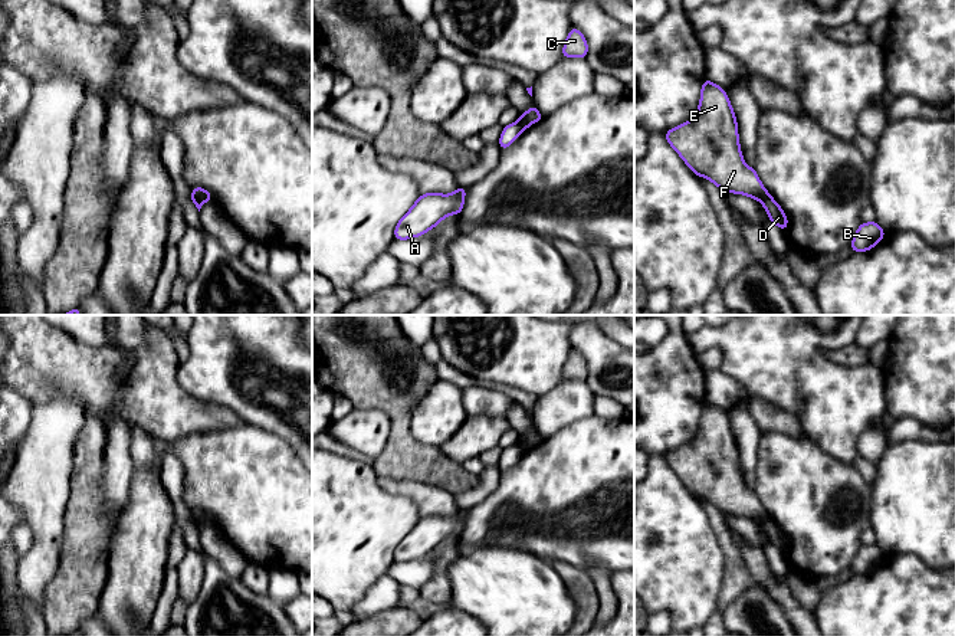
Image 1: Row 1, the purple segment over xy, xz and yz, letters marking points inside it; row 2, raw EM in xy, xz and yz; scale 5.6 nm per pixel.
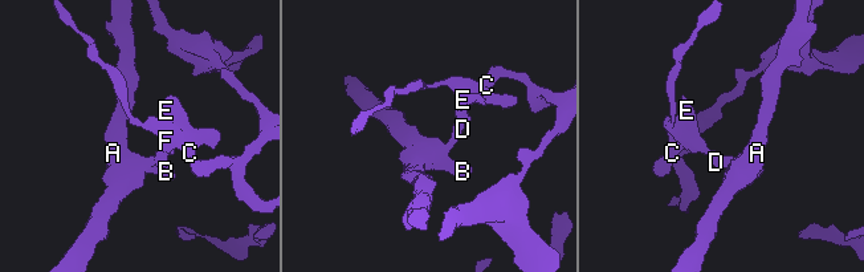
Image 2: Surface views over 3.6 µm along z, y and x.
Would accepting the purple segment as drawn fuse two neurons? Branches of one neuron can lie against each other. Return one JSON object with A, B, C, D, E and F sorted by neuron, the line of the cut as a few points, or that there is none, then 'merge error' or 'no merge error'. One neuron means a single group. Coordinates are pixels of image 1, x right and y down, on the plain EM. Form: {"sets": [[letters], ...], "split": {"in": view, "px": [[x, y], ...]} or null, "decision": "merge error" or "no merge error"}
{"sets": [["A", "B", "D"], ["C", "E", "F"]], "split": {"in": "xz", "px": [[518, 443], [528, 448]]}, "decision": "merge error"}

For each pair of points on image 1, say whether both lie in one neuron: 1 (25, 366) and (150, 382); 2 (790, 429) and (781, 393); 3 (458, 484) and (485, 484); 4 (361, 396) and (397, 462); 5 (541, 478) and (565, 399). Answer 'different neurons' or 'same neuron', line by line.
1: same neuron
2: different neurons
3: different neurons
4: same neuron
5: different neurons

